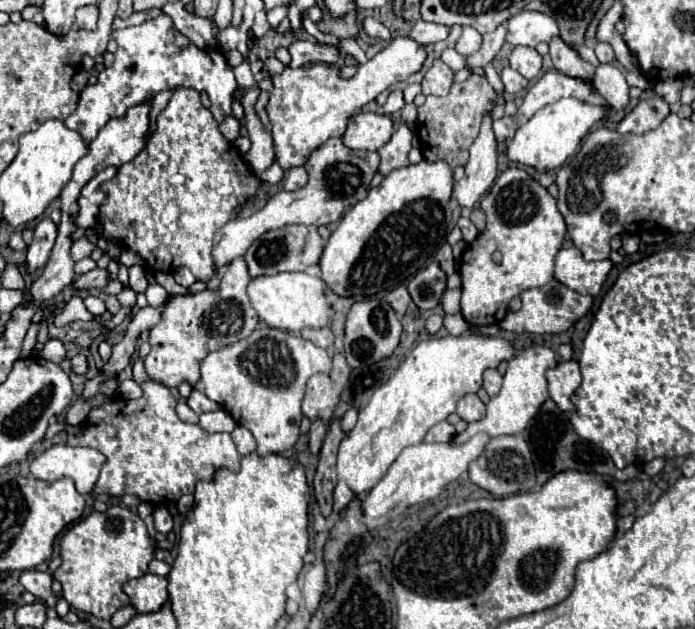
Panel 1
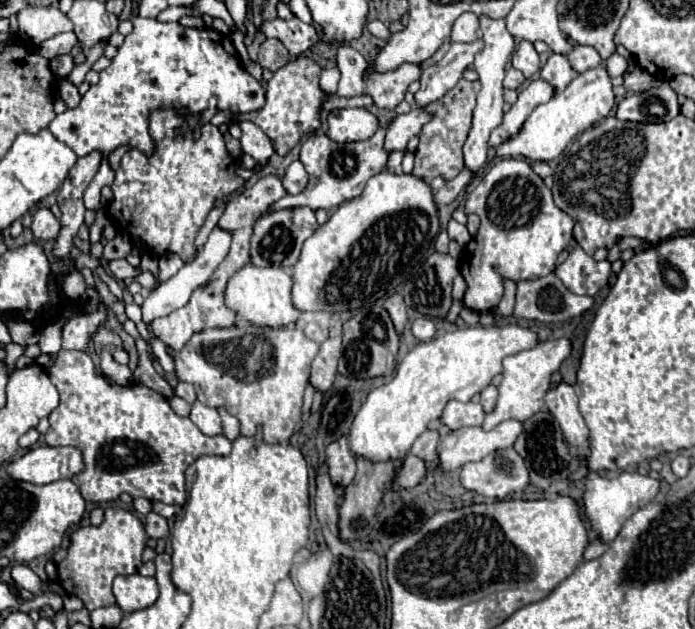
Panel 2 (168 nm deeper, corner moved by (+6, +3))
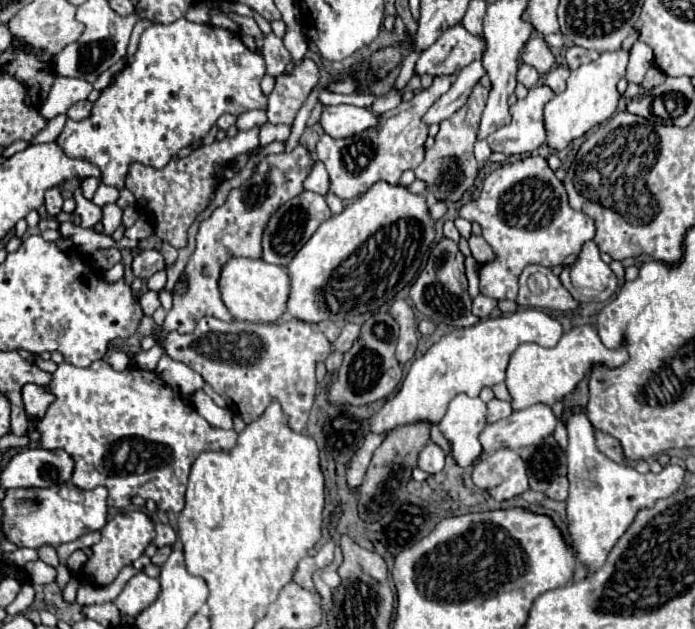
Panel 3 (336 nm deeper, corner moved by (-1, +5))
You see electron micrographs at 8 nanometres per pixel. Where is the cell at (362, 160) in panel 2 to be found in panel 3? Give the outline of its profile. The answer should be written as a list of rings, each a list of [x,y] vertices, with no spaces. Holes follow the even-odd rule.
[[[455,74],[445,78],[435,78],[433,84],[427,90],[417,92],[409,102],[401,102],[397,108],[379,114],[379,122],[375,128],[369,128],[361,134],[355,134],[353,138],[335,140],[327,134],[321,136],[317,142],[317,158],[325,164],[329,178],[331,178],[331,190],[339,198],[355,198],[365,194],[373,184],[385,180],[389,184],[399,184],[399,178],[405,170],[417,168],[425,158],[425,140],[429,126],[423,124],[423,114],[427,108],[449,90],[453,84]]]

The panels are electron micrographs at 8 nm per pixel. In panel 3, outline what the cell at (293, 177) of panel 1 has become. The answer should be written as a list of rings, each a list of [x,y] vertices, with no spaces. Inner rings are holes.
[[[315,162],[309,178],[305,180],[305,190],[311,190],[311,192],[323,194],[323,196],[329,192],[329,176],[321,162]]]

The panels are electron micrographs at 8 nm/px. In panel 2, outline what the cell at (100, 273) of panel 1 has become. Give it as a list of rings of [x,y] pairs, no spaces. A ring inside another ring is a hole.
[[[112,260],[112,262],[108,262],[108,268],[116,280],[126,280],[126,278],[132,280],[140,274],[140,270],[132,268],[126,260]]]

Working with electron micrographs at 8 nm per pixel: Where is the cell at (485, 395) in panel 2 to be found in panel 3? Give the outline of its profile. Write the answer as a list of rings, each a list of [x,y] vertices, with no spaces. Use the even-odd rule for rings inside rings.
[[[493,398],[489,404],[487,404],[487,422],[491,424],[491,422],[497,422],[497,420],[501,420],[501,418],[507,418],[507,416],[511,416],[511,412],[513,412],[513,408],[511,408],[511,404],[509,402],[503,402],[503,400],[497,400],[497,398]]]

